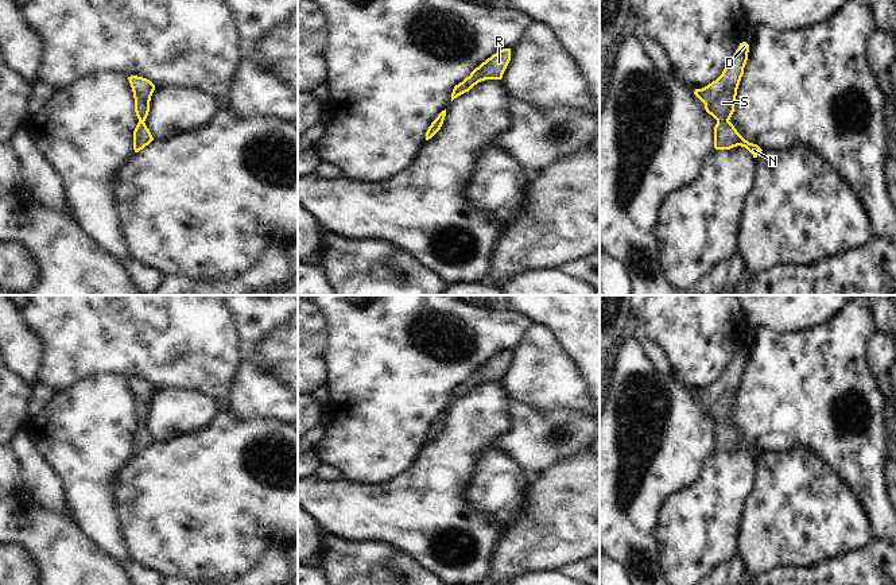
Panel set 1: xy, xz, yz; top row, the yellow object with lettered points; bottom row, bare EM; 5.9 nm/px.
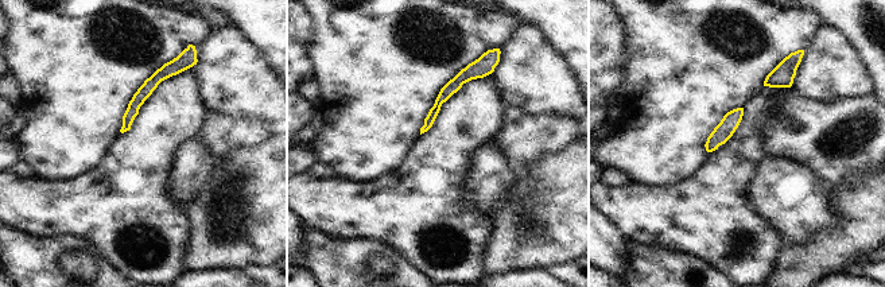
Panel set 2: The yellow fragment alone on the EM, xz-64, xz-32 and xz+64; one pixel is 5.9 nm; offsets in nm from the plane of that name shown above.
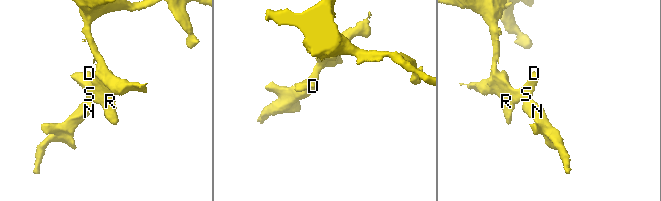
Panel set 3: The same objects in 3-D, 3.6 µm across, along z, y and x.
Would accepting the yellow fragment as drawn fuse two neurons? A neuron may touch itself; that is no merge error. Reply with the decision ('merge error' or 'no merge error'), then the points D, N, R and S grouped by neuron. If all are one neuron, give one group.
no merge error; groups D N R S

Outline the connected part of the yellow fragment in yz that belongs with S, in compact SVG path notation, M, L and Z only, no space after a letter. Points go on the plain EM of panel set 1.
M740 345L733 360L729 363L722 376L702 391L695 391L694 396L705 406L705 411L717 426L714 429L714 450L730 452L745 449L753 460L763 453L757 446L745 442L729 423L736 406L737 391L748 363L749 346Z

